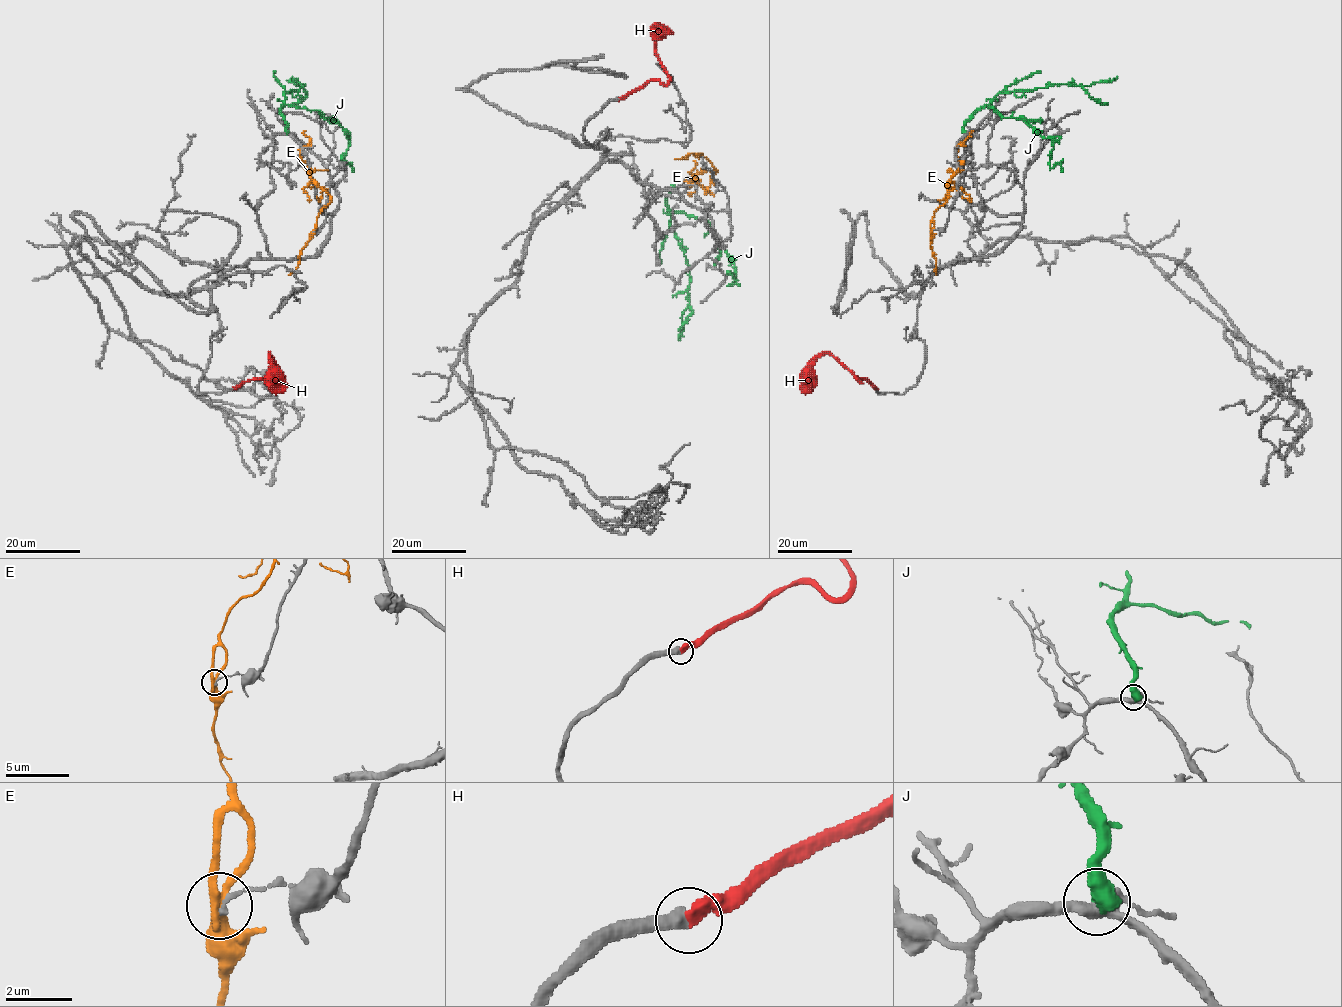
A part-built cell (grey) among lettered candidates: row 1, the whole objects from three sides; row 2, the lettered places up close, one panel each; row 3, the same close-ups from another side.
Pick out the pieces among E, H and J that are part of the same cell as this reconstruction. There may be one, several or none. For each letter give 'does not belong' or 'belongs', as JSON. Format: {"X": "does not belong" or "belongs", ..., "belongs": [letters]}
{"E": "does not belong", "H": "belongs", "J": "does not belong", "belongs": ["H"]}

